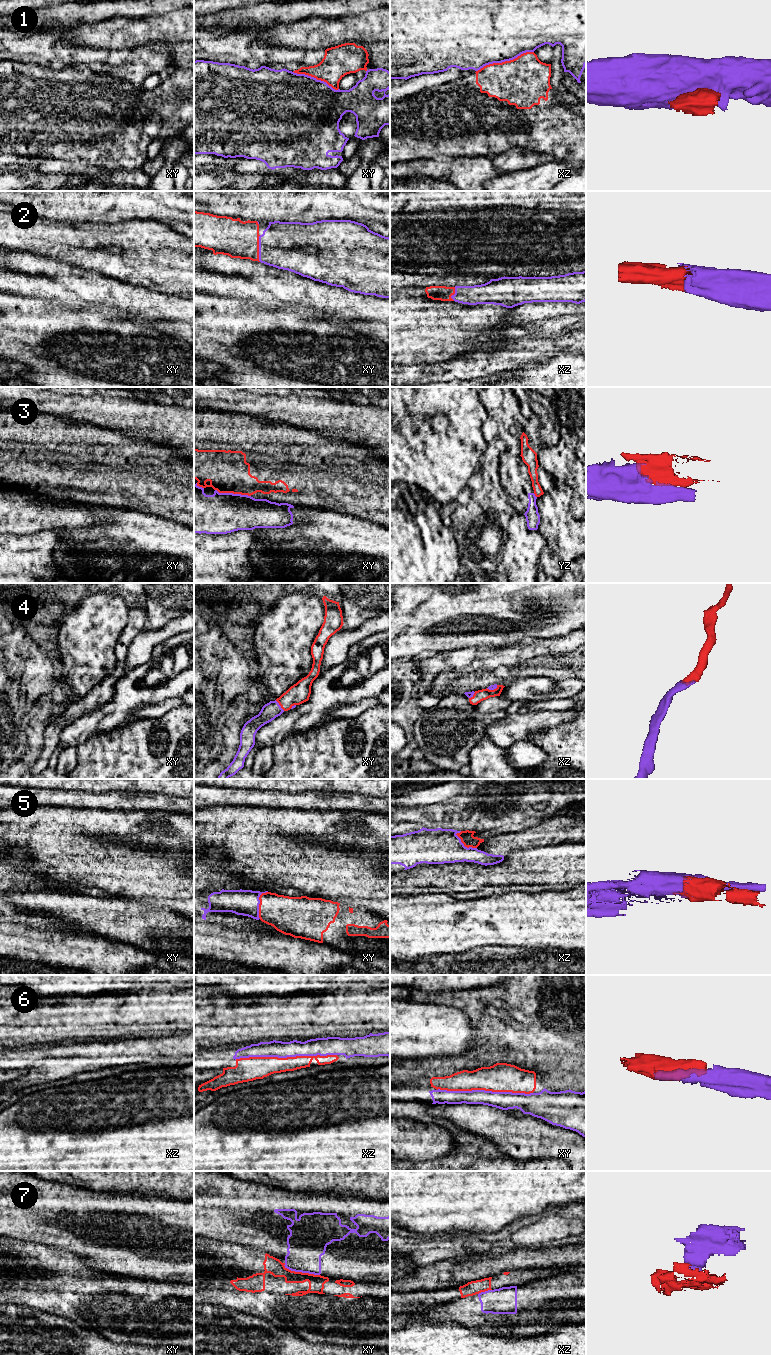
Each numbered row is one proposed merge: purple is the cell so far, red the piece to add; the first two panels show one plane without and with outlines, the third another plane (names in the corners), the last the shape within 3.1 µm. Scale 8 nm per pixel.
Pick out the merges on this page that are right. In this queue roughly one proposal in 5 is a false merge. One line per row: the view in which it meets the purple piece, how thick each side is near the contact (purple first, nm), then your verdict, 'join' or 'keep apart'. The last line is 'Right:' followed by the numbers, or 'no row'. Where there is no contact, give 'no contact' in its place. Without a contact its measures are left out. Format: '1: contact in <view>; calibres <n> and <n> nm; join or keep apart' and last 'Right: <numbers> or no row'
1: contact in xz; calibres 500 and 400 nm; join
2: contact in xy; calibres 380 and 300 nm; join
3: contact in xy; calibres 340 and 340 nm; keep apart
4: contact in xy; calibres 140 and 160 nm; join
5: contact in xy; calibres 200 and 300 nm; join
6: contact in xz; calibres 140 and 180 nm; join
7: contact in xy; calibres 320 and 140 nm; keep apart
Right: 1, 2, 4, 5, 6

